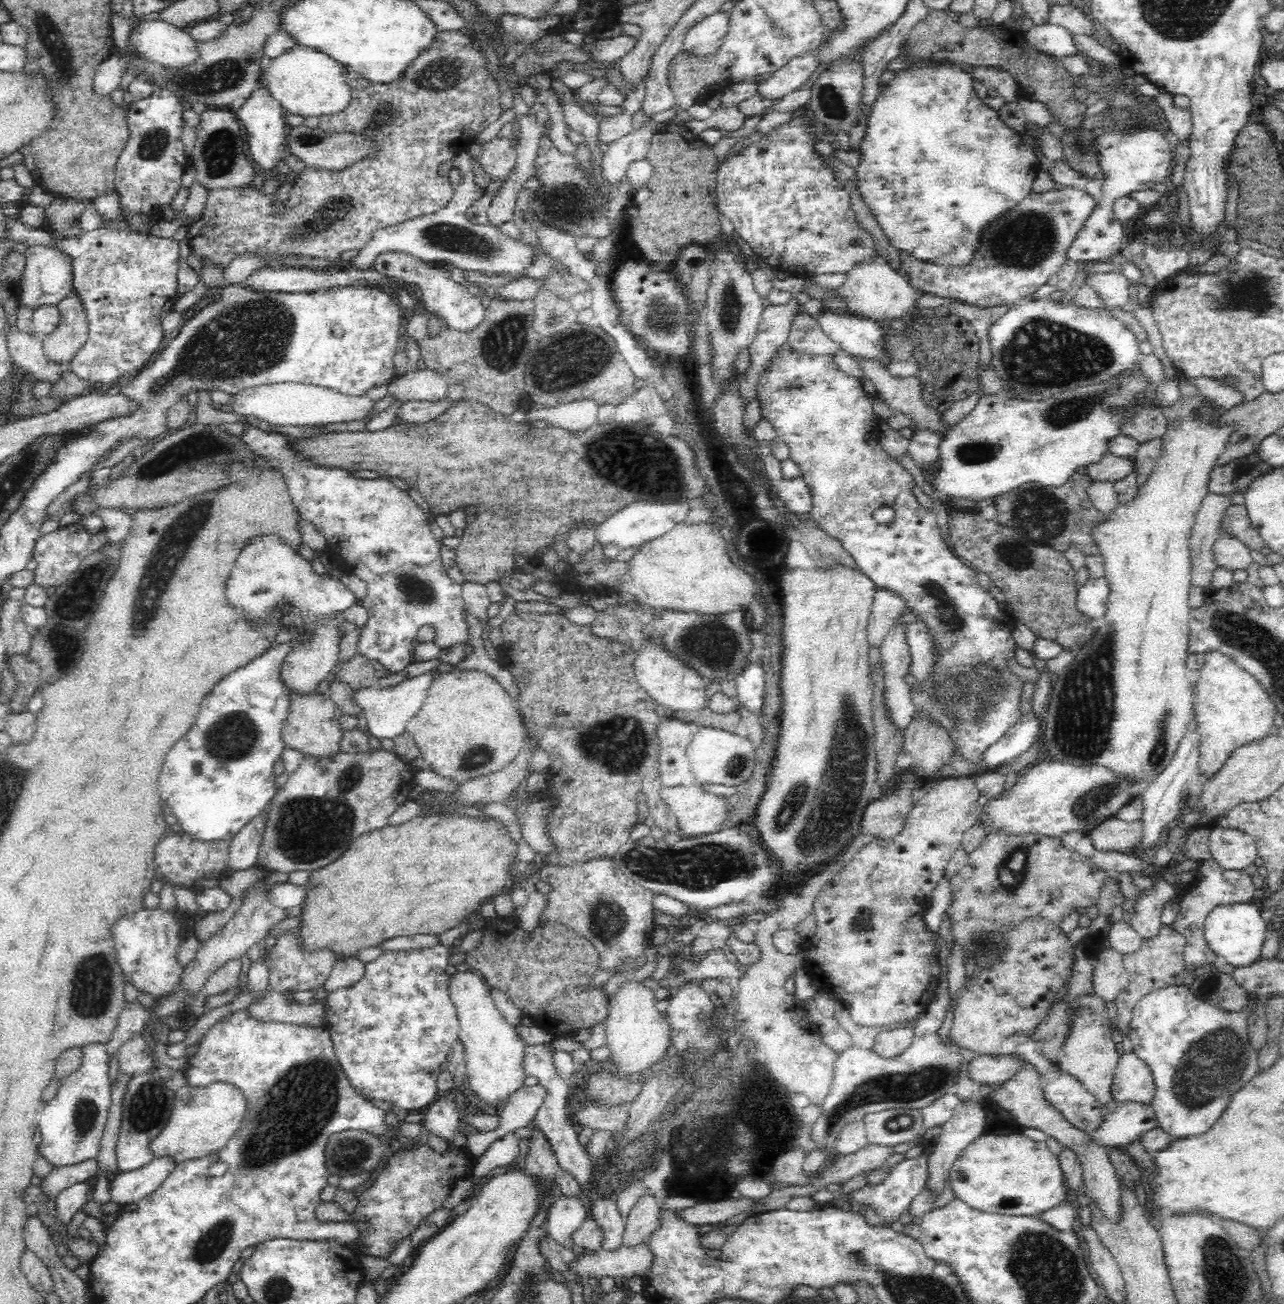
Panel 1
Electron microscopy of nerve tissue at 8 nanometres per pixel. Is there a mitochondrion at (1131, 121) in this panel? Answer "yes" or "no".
yes

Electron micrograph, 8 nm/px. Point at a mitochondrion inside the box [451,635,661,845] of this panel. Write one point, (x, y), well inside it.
(619, 745)

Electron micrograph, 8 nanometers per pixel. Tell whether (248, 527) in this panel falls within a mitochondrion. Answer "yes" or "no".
no

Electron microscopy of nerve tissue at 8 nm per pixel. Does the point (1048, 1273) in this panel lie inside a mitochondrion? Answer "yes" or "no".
yes

